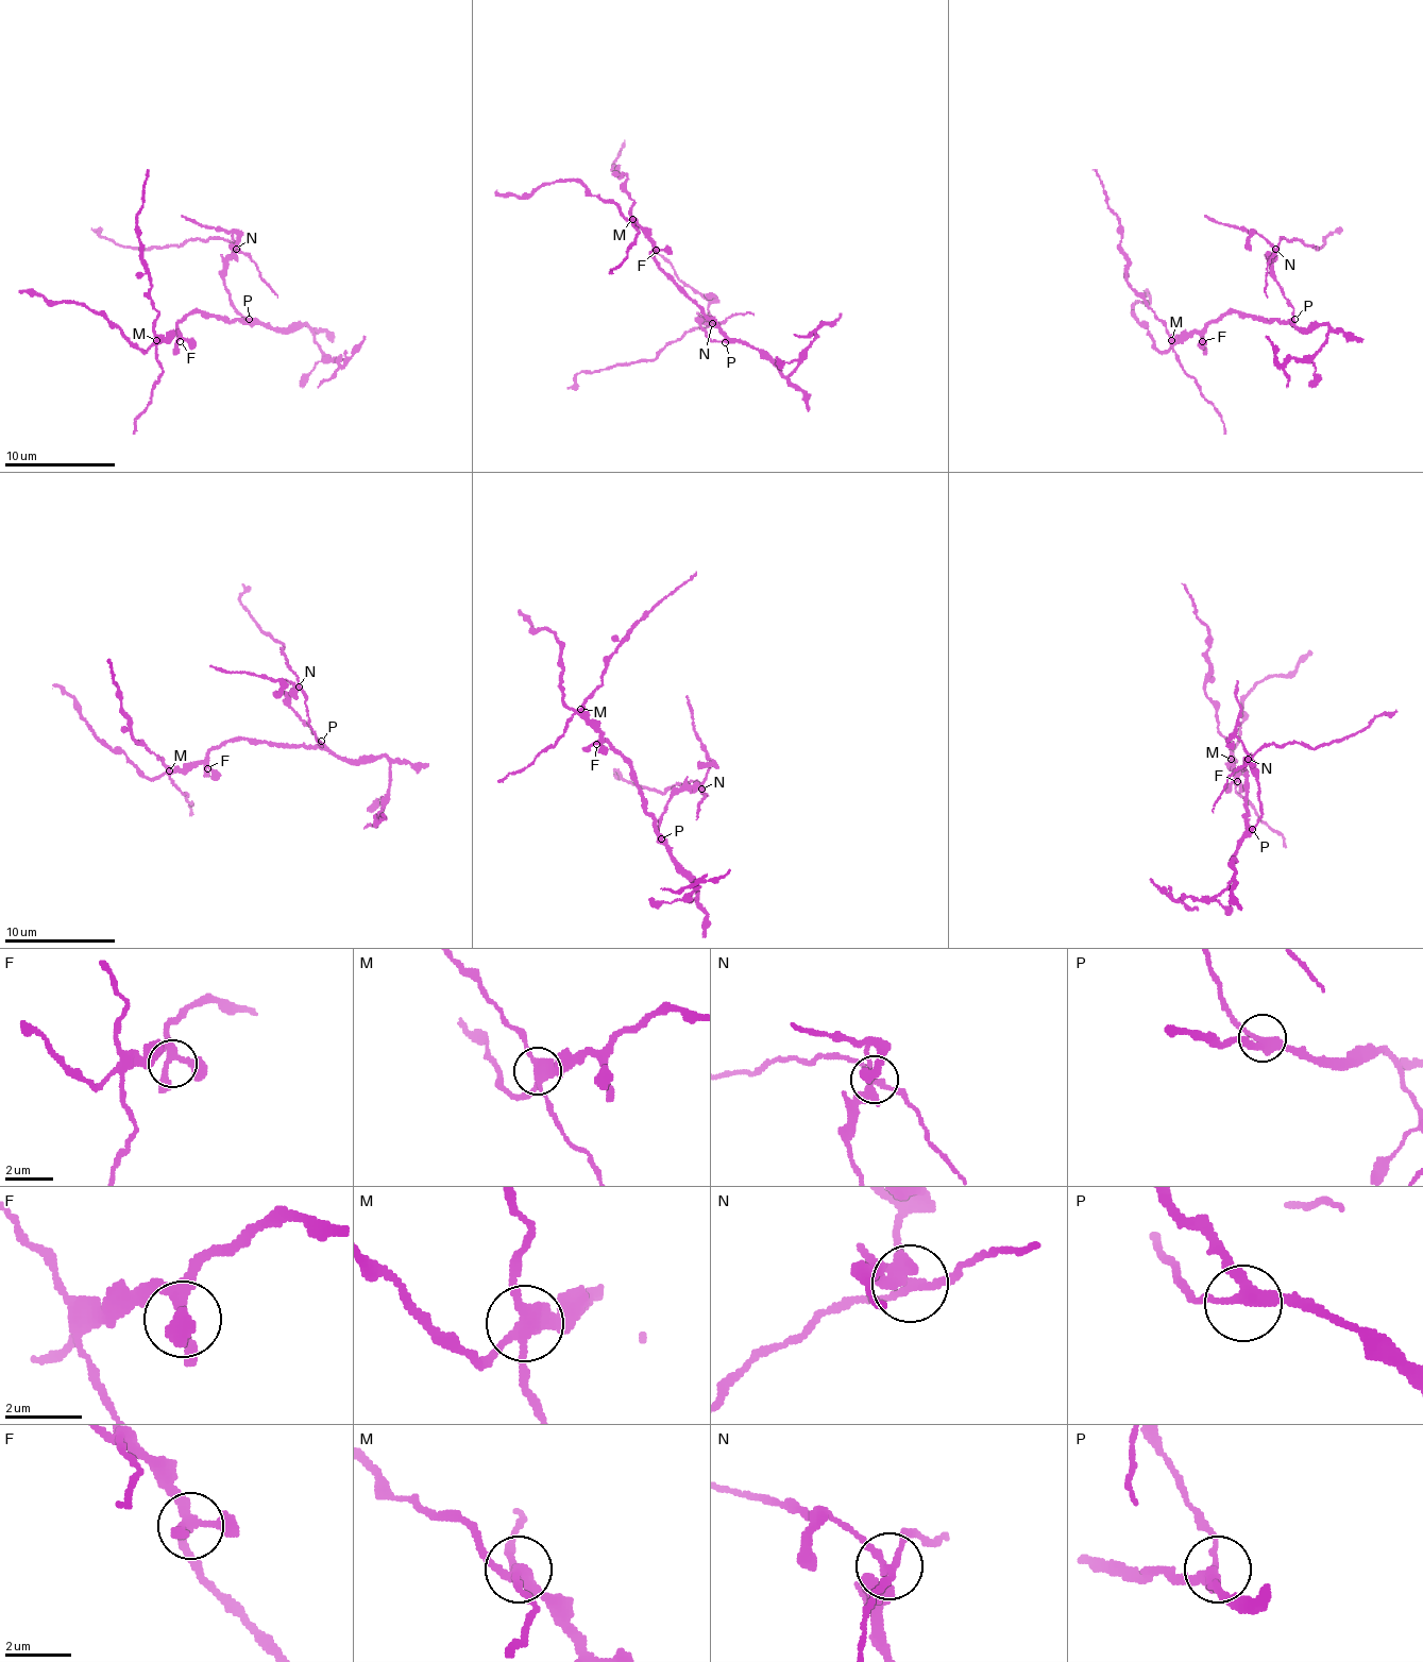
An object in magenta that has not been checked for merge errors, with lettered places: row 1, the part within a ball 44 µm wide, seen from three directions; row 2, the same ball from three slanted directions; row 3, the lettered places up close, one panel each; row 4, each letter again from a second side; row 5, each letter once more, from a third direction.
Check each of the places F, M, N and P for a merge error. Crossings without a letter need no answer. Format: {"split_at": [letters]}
{"split_at": ["M", "N"]}

